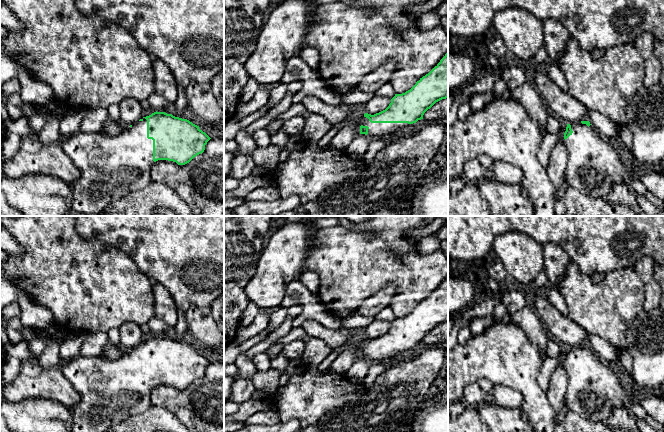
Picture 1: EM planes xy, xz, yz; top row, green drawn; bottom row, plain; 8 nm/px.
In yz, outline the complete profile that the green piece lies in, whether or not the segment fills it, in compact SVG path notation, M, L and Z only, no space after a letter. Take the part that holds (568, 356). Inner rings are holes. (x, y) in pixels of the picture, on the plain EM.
M589 345L567 348L564 363L568 379L566 404L571 411L587 420L602 422L615 408L623 406L627 390L621 385L616 373L601 363Z

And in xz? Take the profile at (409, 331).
M366 216L364 222L354 223L353 229L338 224L315 233L304 269L319 275L319 301L337 318L342 319L357 312L366 298L380 291L386 284L392 283L396 287L389 306L395 315L391 327L374 339L365 337L360 347L360 358L368 359L371 364L394 363L404 351L423 343L424 337L436 326L448 322L448 258L440 249L430 254L420 254L417 250L419 239L407 235L408 231L425 227L434 219L435 216Z

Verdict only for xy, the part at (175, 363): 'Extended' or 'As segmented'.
Extended

